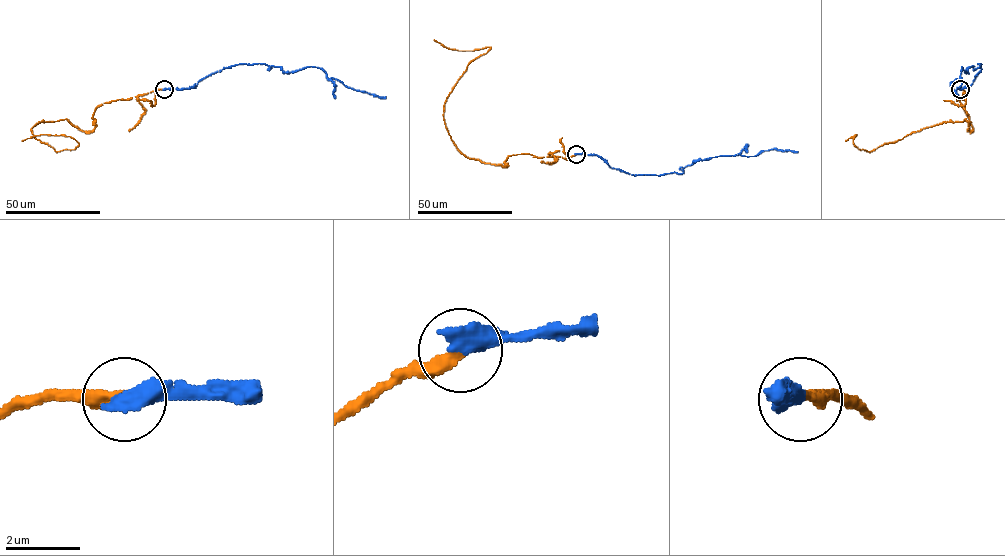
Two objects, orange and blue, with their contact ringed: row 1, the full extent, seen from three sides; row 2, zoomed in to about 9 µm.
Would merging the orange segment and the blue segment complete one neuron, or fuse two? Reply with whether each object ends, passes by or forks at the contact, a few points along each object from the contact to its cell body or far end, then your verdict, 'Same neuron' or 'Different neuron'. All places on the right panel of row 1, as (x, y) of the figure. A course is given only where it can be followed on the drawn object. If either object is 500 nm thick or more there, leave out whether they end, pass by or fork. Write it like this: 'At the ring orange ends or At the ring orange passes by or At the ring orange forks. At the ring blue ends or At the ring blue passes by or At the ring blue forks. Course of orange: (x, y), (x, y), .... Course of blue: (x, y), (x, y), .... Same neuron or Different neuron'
Course of orange: (960, 89), (971, 132), (965, 119), (912, 132), (870, 152), (854, 144), (856, 134), (845, 141). Course of blue: (960, 89), (973, 81), (981, 64), (966, 72), (962, 66), (962, 84), (955, 91), (958, 98). Same neuron

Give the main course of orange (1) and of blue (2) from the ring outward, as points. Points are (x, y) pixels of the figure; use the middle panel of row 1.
1: (576, 154), (511, 155), (506, 167), (466, 157), (444, 105), (491, 48), (456, 50), (434, 39)
2: (576, 154), (597, 155), (610, 167), (634, 175), (682, 173), (681, 168), (718, 156), (797, 152)

